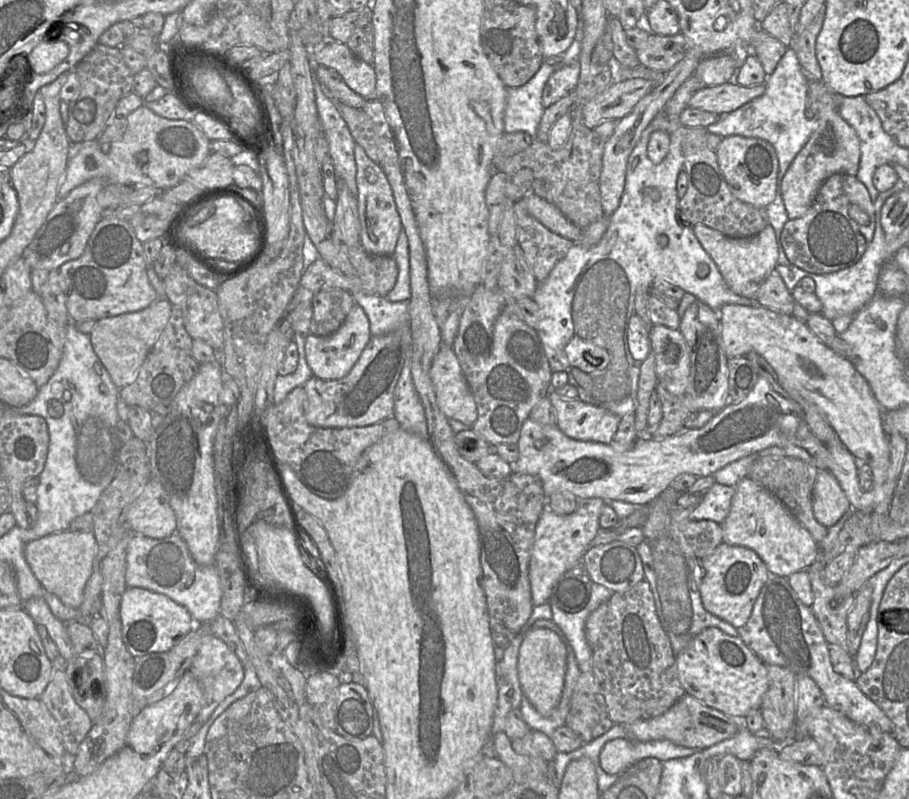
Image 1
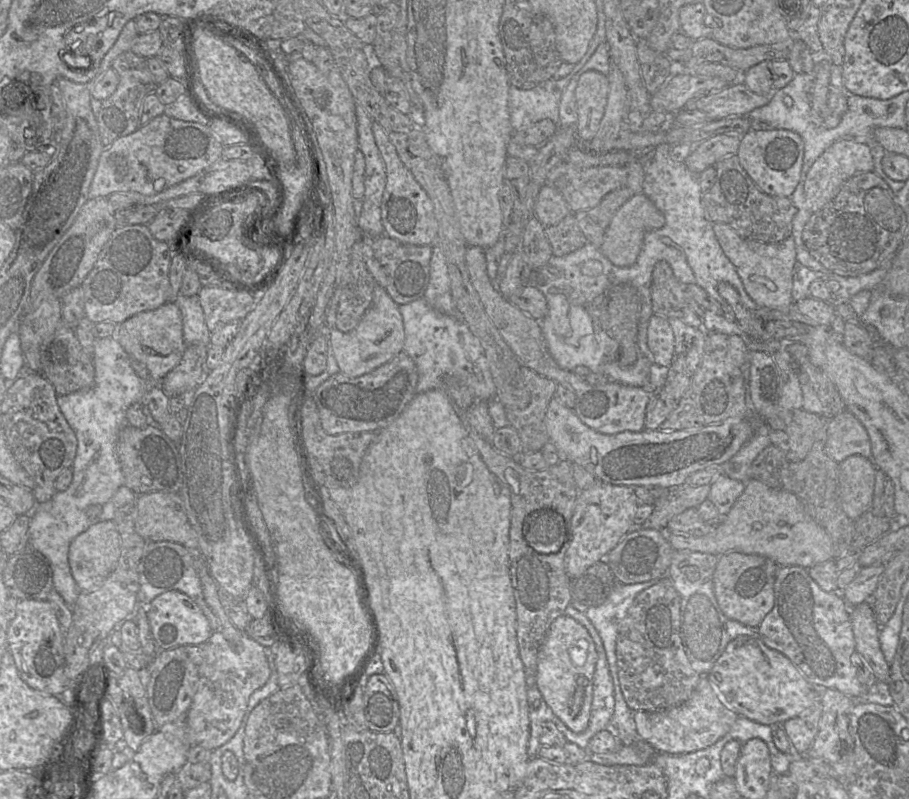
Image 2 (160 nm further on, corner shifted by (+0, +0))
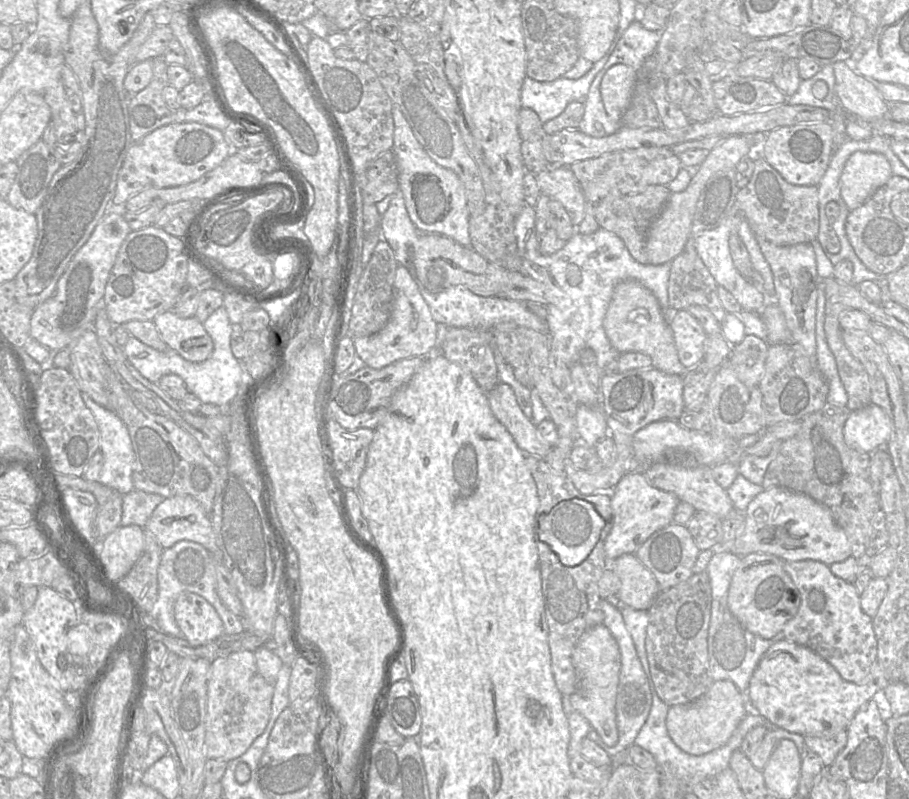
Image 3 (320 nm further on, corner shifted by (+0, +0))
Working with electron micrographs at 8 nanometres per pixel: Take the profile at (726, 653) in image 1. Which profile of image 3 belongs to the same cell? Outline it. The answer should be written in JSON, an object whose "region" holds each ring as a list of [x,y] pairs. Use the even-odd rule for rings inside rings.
{"region":[[[780,640],[760,659],[744,695],[751,711],[778,728],[804,736],[833,736],[846,730],[858,709],[890,682],[878,660],[866,681],[848,682],[814,651]]]}

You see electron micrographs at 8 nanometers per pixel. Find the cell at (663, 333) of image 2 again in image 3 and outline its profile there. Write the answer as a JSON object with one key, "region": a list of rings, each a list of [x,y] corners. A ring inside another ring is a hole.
{"region":[[[686,310],[671,312],[668,323],[673,333],[679,360],[691,369],[703,359],[707,335],[698,320]]]}

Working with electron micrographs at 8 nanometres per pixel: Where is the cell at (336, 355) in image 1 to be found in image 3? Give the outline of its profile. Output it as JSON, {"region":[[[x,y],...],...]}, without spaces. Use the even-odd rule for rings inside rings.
{"region":[[[398,266],[394,279],[394,301],[386,325],[376,334],[354,337],[355,351],[364,365],[381,369],[394,362],[410,357],[428,357],[439,353],[437,334],[439,324],[420,292],[411,271],[405,266]]]}

